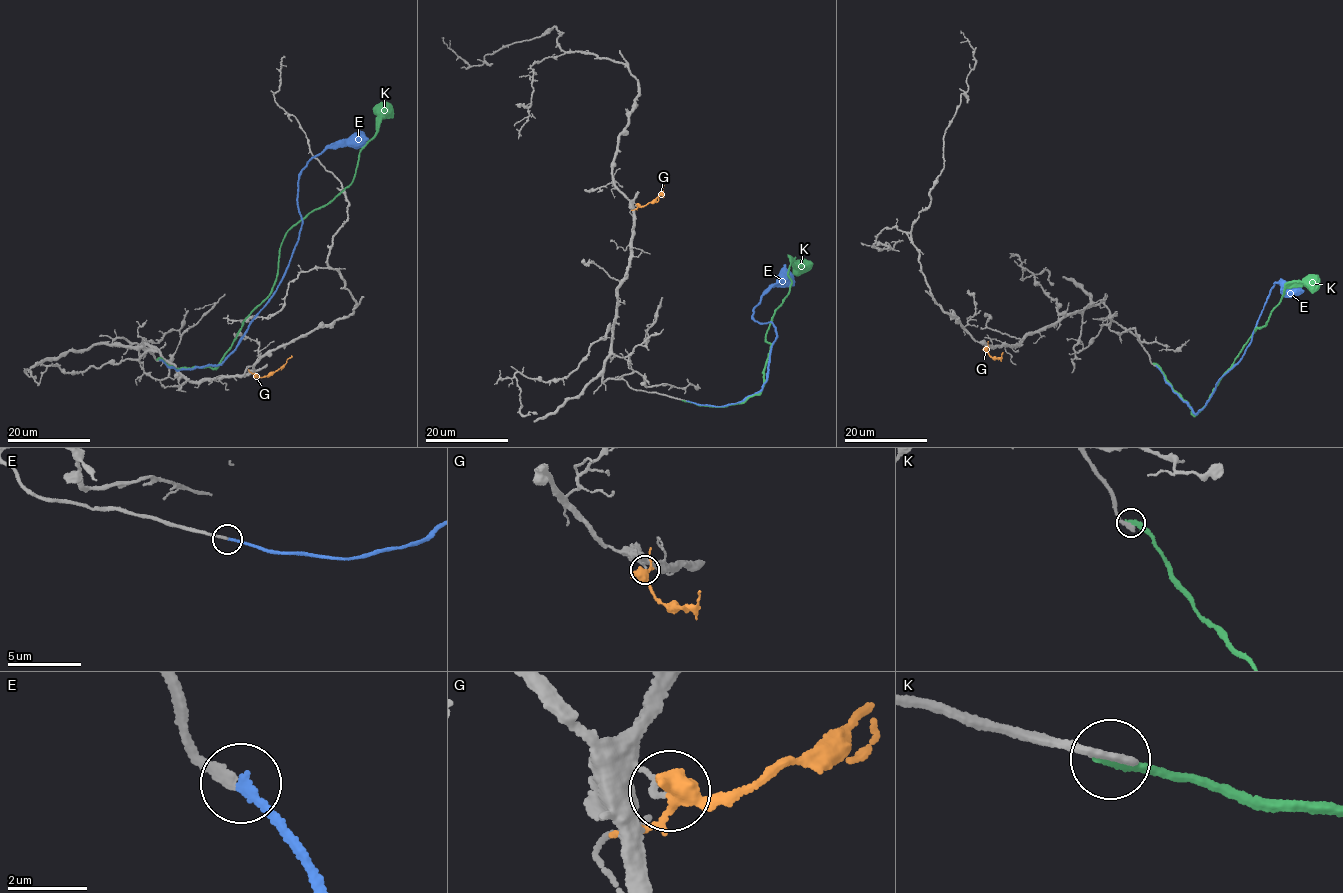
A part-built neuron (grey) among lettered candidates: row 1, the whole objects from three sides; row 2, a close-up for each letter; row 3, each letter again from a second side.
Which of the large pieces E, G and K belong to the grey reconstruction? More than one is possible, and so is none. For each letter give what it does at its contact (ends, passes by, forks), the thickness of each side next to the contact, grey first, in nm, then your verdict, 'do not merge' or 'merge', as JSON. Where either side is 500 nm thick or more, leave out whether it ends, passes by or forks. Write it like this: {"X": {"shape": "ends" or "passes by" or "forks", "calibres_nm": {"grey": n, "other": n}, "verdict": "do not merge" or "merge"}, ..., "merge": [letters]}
{"E": {"shape": "ends", "calibres_nm": {"grey": 220, "other": 200}, "verdict": "merge"}, "G": {"shape": "passes by", "calibres_nm": {"grey": 120, "other": 440}, "verdict": "do not merge"}, "K": {"shape": "ends", "calibres_nm": {"grey": 260, "other": 260}, "verdict": "do not merge"}, "merge": ["E"]}

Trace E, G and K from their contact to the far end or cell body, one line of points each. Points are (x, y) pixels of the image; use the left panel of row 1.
E: (159, 360), (177, 369), (223, 362), (288, 266), (302, 224), (299, 173), (336, 143), (356, 133), (366, 137)
G: (255, 373), (262, 378), (282, 367), (291, 355)
K: (158, 359), (179, 368), (216, 367), (274, 285), (285, 235), (350, 184), (360, 150), (390, 103)

